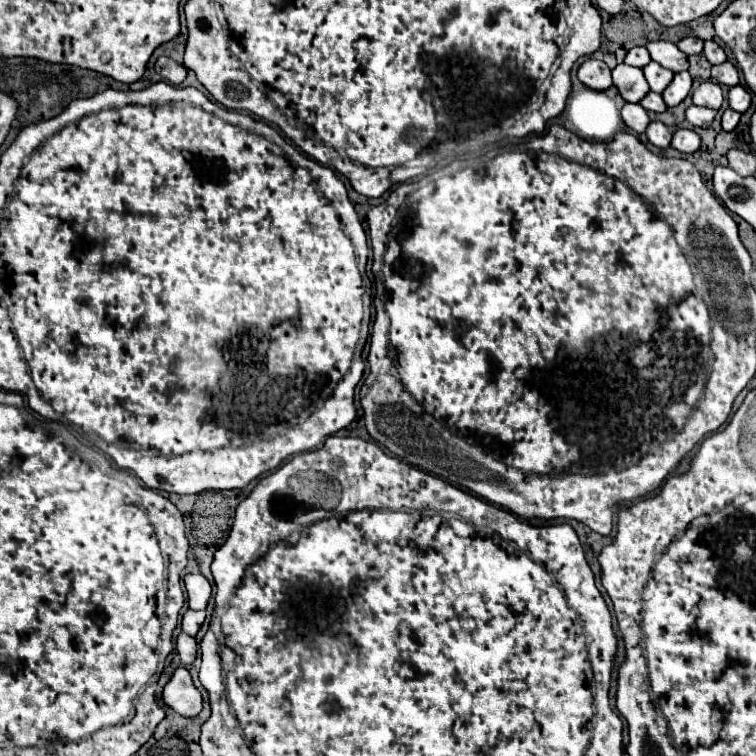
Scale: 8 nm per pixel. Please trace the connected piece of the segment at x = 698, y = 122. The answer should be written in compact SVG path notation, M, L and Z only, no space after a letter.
M691 105L687 111L685 111L685 119L695 125L695 127L709 127L711 121L715 117L715 111L713 109L707 109L707 107L697 107L697 105Z

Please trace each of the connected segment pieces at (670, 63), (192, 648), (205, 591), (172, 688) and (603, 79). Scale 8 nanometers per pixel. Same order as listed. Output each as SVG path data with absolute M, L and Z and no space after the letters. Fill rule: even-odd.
M649 41L647 43L647 51L651 53L653 61L657 61L659 65L663 65L665 69L669 69L673 73L685 71L689 67L687 57L671 41Z
M179 633L175 649L177 649L179 661L183 665L191 665L195 661L195 657L197 657L197 641L195 641L195 637L189 637L185 633Z
M201 573L185 575L185 587L187 587L187 603L193 611L203 611L211 599L211 583Z
M179 667L163 689L163 703L183 717L195 717L201 711L201 693L185 667Z
M587 59L581 63L579 71L577 71L577 77L583 85L587 85L589 89L609 89L613 83L611 83L611 69L599 61L599 59Z

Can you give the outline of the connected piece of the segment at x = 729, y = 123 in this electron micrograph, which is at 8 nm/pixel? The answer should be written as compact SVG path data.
M725 109L723 119L721 119L721 127L723 127L725 131L733 131L733 129L737 127L739 119L741 119L741 113L737 113L737 111L733 111L733 109Z

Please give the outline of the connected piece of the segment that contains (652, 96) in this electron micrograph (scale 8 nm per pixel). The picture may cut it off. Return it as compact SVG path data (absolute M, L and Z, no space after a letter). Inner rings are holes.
M649 91L649 93L639 101L639 105L641 105L643 109L647 109L647 111L655 111L655 113L661 113L661 111L667 109L663 97L661 97L659 93L653 93L653 91Z

